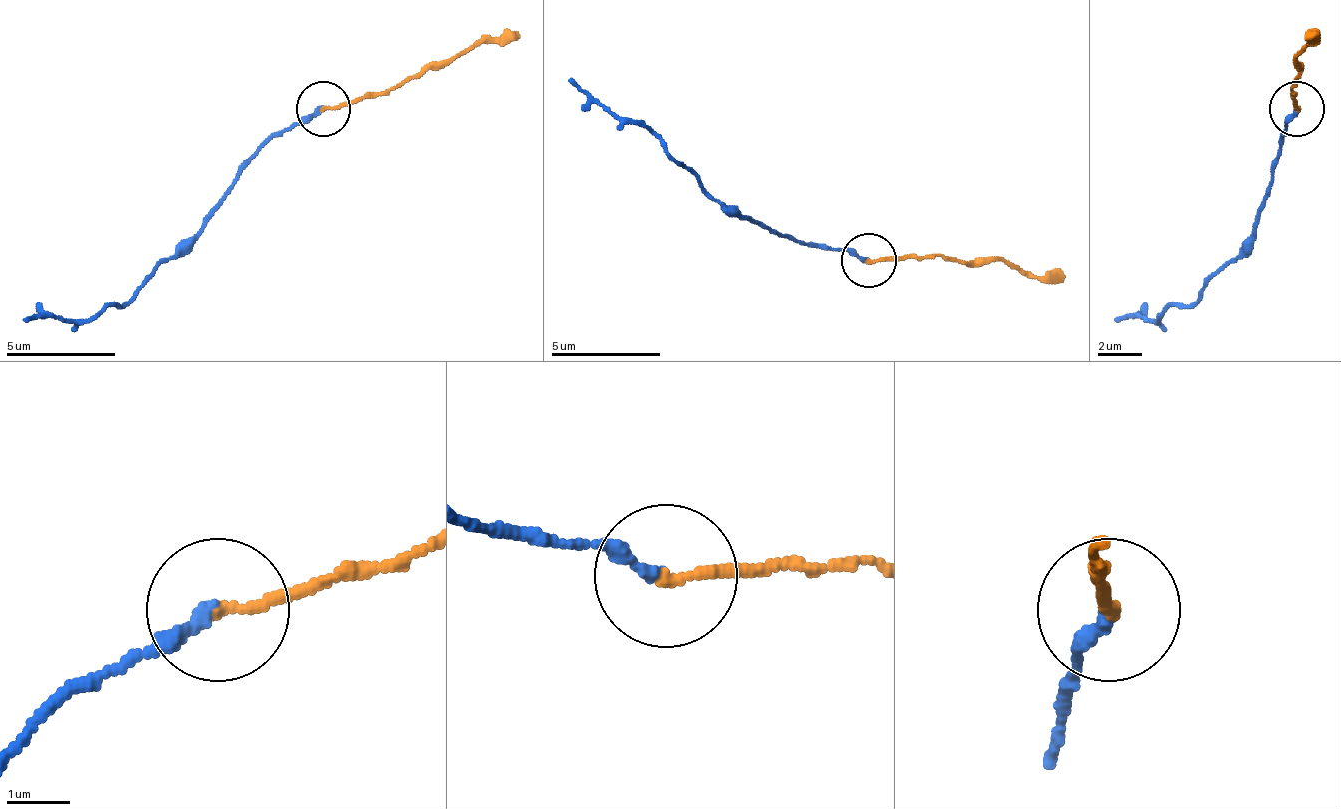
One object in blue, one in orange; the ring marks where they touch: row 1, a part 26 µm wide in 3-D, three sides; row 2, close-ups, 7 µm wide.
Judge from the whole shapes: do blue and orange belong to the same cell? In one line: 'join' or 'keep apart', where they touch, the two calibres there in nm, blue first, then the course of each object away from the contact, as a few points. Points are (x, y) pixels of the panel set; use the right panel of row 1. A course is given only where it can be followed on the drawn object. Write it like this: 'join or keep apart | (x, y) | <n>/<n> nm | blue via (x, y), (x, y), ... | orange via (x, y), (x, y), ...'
join | (1297, 108) | 240/170 nm | blue via (1295, 110), (1284, 121), (1257, 236), (1191, 307), (1115, 323) | orange via (1295, 110), (1295, 66), (1312, 44), (1312, 33)

